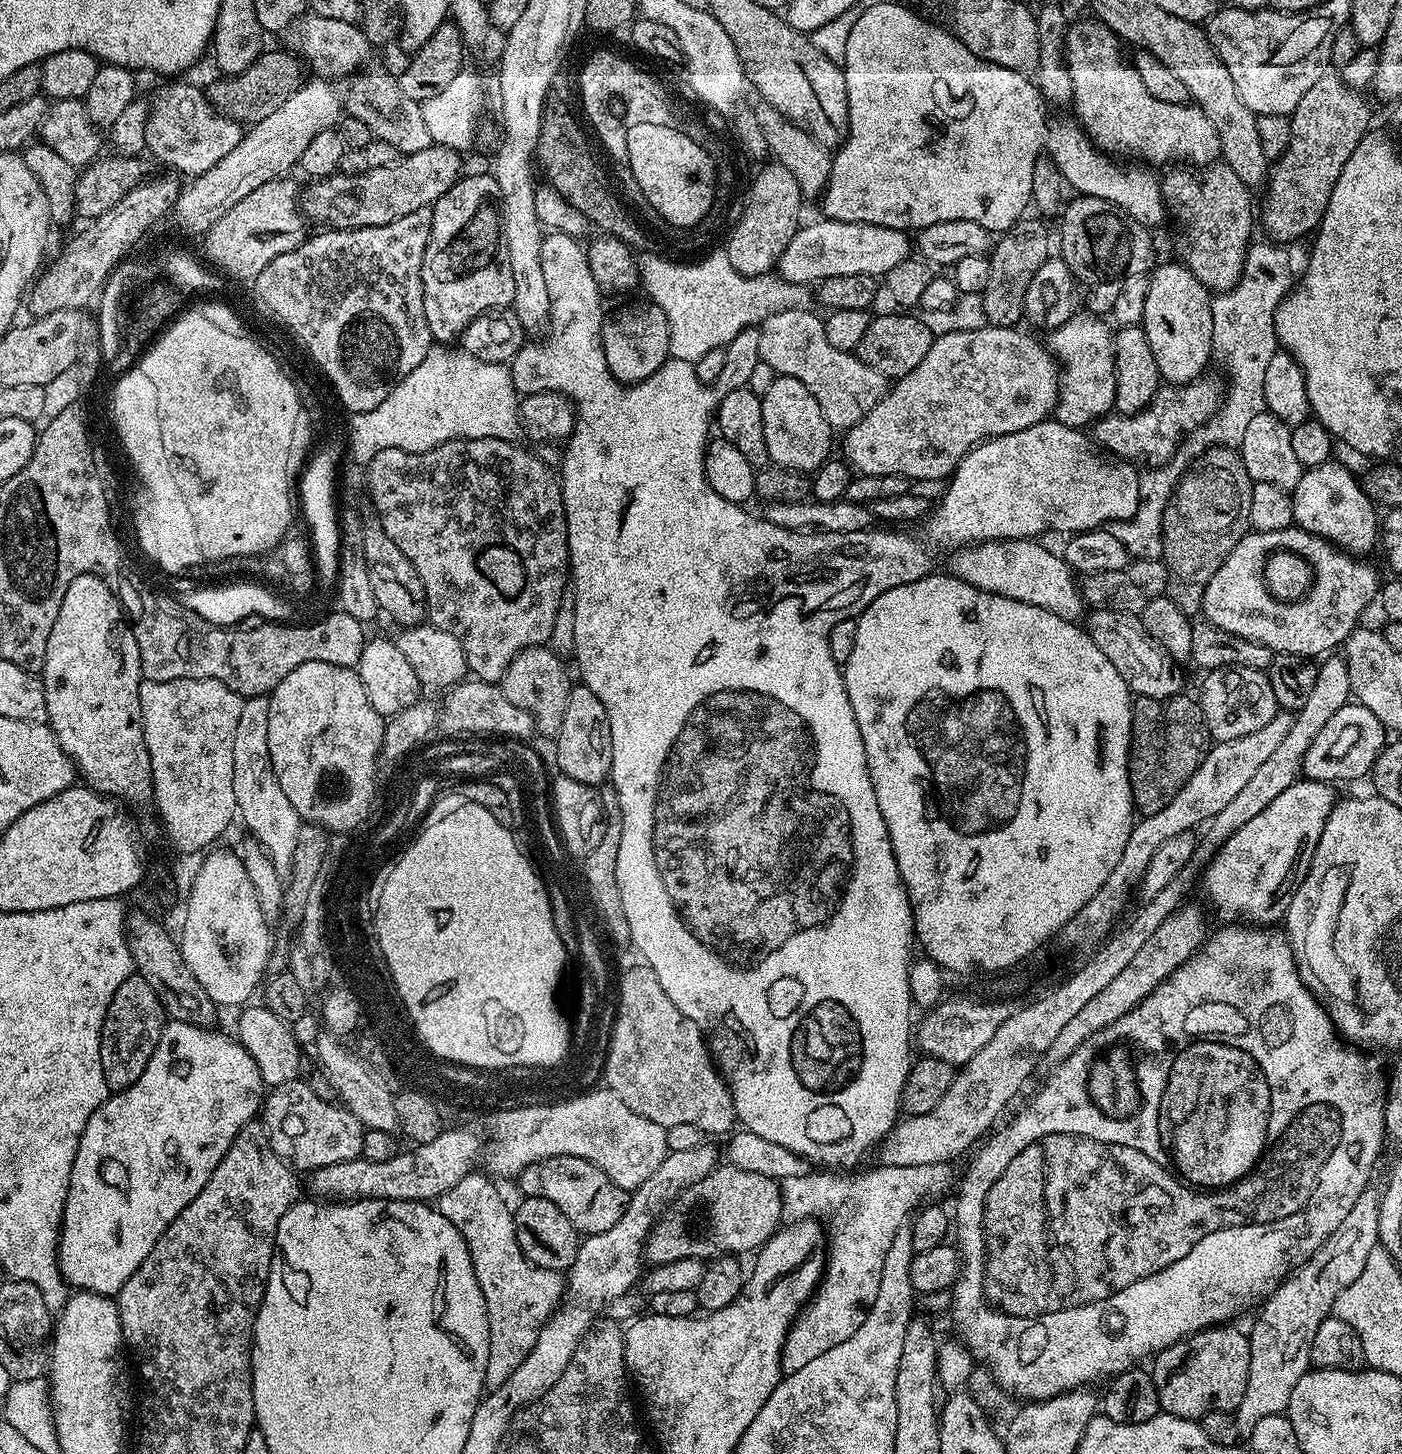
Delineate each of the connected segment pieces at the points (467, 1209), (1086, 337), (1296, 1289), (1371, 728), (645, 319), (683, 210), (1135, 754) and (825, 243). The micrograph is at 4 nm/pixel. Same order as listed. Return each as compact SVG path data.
M480 1170L471 1172L466 1178L462 1178L462 1182L450 1186L450 1190L446 1190L446 1194L442 1194L438 1201L441 1214L450 1218L450 1222L454 1222L458 1234L462 1234L470 1250L474 1274L478 1278L478 1286L482 1286L482 1298L486 1298L486 1310L490 1322L490 1358L486 1358L484 1386L488 1392L498 1390L510 1378L510 1374L514 1374L514 1370L522 1366L538 1334L566 1296L566 1280L561 1273L534 1266L522 1254L516 1237L516 1218L513 1209L510 1204L508 1208L507 1202L500 1197L499 1190L492 1183L494 1180L491 1175Z
M1077 314L1047 333L1047 347L1060 367L1060 394L1056 397L1054 418L1071 428L1083 429L1109 415L1116 406L1116 377L1113 369L1096 365L1096 343L1107 338L1109 325L1096 324L1096 320L1097 317L1092 314Z
M1379 1187L1364 1188L1362 1194L1358 1194L1358 1202L1354 1202L1354 1210L1350 1210L1350 1214L1342 1218L1342 1226L1338 1226L1338 1230L1334 1230L1334 1234L1326 1238L1326 1242L1306 1261L1303 1268L1296 1269L1267 1300L1263 1301L1259 1309L1260 1317L1257 1318L1256 1325L1248 1336L1250 1378L1246 1382L1246 1394L1242 1394L1242 1402L1236 1407L1234 1413L1241 1434L1252 1432L1254 1426L1262 1422L1262 1418L1287 1413L1290 1394L1294 1394L1294 1386L1298 1386L1298 1378L1302 1378L1312 1364L1310 1346L1314 1333L1317 1332L1318 1326L1322 1326L1326 1317L1333 1315L1332 1307L1338 1294L1342 1294L1342 1290L1346 1290L1346 1286L1350 1286L1350 1282L1354 1282L1354 1278L1362 1274L1362 1266L1366 1266L1366 1258L1370 1258L1370 1250L1374 1250L1380 1244L1381 1195Z
M1349 702L1330 718L1311 742L1303 762L1303 775L1310 780L1325 782L1356 780L1359 776L1367 777L1385 745L1384 724L1378 722L1378 718L1374 718L1374 714L1366 710L1366 706Z
M628 304L616 312L616 317L605 323L600 341L604 344L606 366L618 383L625 386L641 384L650 374L654 374L665 360L669 359L668 343L670 342L670 326L668 319L662 314L657 304Z
M638 122L627 126L627 168L658 215L678 229L692 230L704 219L716 198L716 167L706 150L685 133L667 126Z
M1187 694L1166 698L1136 696L1132 701L1132 750L1128 753L1128 781L1133 809L1141 817L1158 814L1186 786L1210 747L1208 724L1195 699Z
M819 219L805 228L804 225L797 227L794 238L790 238L790 246L786 246L778 265L781 280L811 285L842 274L866 274L883 278L913 255L914 244L907 231L873 224Z

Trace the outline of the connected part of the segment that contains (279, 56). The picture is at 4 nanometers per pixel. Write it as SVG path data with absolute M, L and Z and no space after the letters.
M265 50L245 72L239 72L237 76L219 78L220 80L214 81L212 85L207 85L208 101L217 113L244 126L262 122L262 118L266 118L266 114L274 114L274 110L278 110L278 106L282 106L282 102L286 102L286 98L294 95L305 79L305 69L302 67L301 61L291 51L283 51Z

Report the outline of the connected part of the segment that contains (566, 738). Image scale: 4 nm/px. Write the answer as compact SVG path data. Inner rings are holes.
M582 682L573 687L568 696L566 714L562 726L554 737L556 743L556 764L565 776L574 778L574 782L600 786L612 775L612 735L610 718L606 718L606 706L598 702L594 690Z

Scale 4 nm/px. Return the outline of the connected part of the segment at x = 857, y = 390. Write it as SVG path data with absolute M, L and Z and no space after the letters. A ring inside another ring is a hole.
M782 310L766 317L758 328L760 359L772 366L777 374L798 378L798 382L802 382L802 386L806 386L806 390L810 390L810 394L818 398L818 406L822 406L822 414L826 414L826 422L830 422L832 429L847 430L858 424L865 412L884 397L884 393L889 391L890 380L866 362L859 360L855 354L834 350L834 346L830 346L825 321L819 320L814 313L812 310Z

